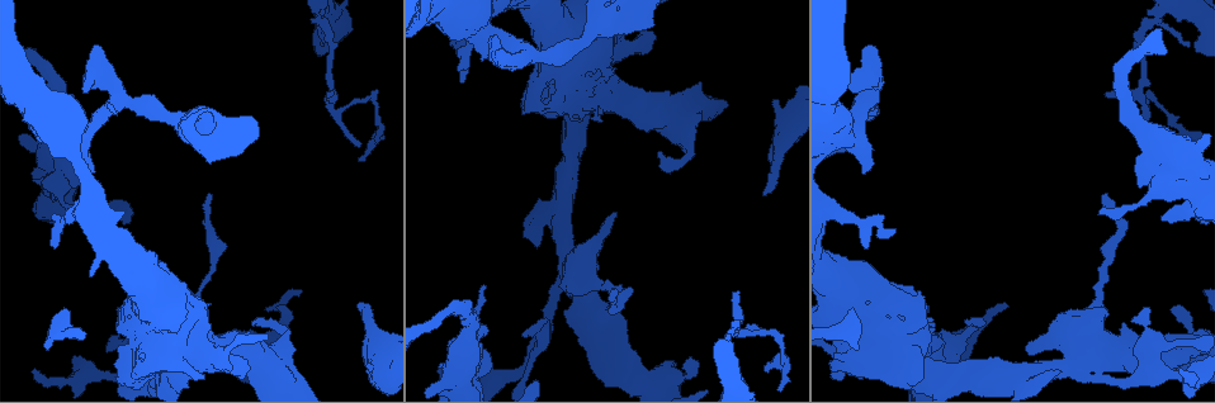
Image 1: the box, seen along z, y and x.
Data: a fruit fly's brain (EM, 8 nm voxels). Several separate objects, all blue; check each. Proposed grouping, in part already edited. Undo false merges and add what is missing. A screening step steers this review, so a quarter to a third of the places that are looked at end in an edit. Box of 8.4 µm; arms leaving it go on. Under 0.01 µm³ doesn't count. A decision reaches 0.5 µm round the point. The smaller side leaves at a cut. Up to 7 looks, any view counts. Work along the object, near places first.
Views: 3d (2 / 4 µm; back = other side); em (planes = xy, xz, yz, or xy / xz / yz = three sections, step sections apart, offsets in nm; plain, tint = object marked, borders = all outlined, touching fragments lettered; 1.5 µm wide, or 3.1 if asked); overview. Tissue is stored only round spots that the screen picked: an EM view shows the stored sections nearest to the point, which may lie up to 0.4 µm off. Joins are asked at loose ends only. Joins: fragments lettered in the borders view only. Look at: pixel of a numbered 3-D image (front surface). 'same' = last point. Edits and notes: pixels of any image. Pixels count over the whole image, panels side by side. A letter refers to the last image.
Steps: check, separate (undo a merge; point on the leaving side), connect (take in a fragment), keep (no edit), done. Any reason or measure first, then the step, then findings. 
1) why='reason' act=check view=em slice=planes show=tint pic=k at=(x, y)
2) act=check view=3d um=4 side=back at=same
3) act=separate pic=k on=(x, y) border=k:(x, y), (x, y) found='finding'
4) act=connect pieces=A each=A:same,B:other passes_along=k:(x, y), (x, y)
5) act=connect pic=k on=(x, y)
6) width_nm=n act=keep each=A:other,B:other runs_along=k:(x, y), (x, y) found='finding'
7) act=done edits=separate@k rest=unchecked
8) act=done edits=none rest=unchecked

act=check view=em slice=xz step=4 show=borders pic=1 at=(1098, 213)

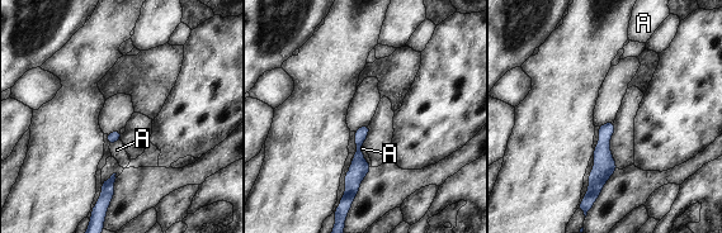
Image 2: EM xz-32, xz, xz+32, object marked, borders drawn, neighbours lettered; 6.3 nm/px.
why='cut it another way' act=check view=em slice=planes show=borders at=same

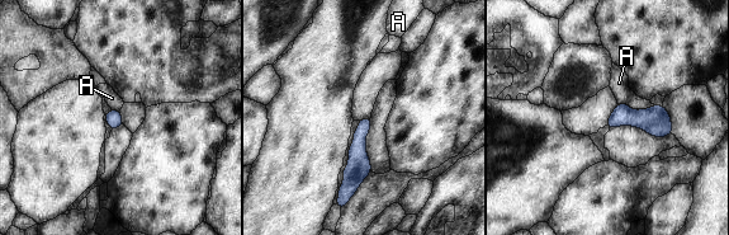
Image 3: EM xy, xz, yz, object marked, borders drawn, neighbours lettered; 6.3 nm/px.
width_nm=80 act=keep each=A:other runs_along=3:(367, 121), (345, 192) found='no lettered fragment goes on from it'

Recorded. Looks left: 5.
act=check view=em slice=planes show=borders pic=1 at=(1144, 376)

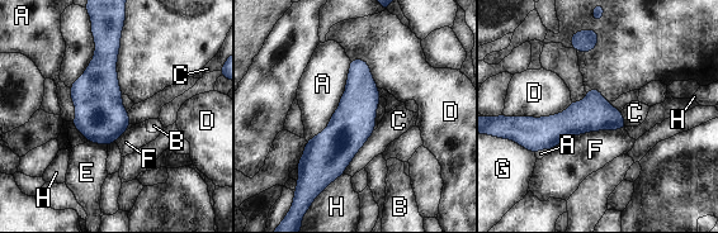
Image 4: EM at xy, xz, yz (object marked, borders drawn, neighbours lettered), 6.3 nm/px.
act=keep each=A:other,B:other,C:other,D:other,E:other,F:other,G:other,H:other runs_along=4:(360, 62), (355, 119), (316, 176) found='one neuron here'

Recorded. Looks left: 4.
why='stops while still wide' act=check view=3d um=2 pic=1 at=(619, 314)

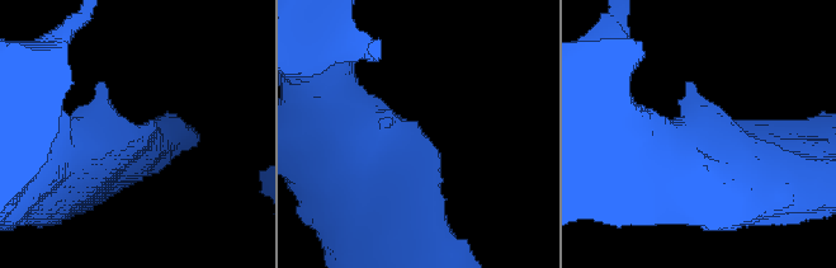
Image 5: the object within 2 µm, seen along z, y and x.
act=check view=em slice=planes show=plain pic=5 at=(421, 133)

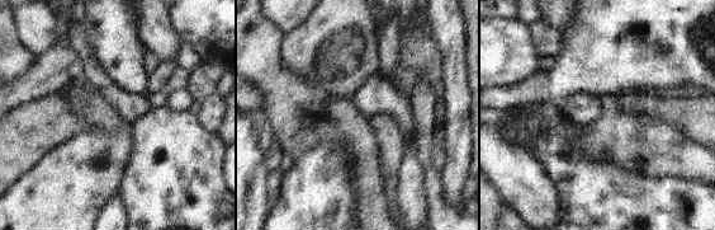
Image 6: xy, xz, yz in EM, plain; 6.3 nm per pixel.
act=check view=em slice=planes show=borders at=same

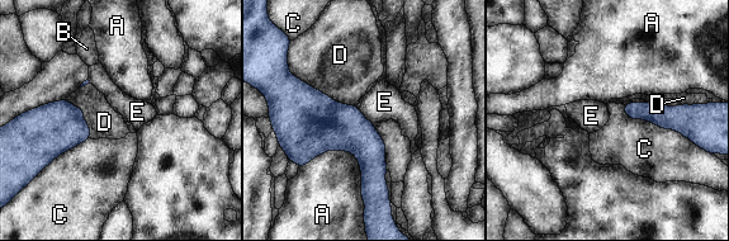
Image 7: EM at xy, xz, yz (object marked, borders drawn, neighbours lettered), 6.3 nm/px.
act=keep each=A:other,B:other,C:other,D:other,E:other runs_along=7:(626, 109), (668, 117), (681, 130) found='no lettered fragment goes on from it'

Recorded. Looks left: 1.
act=done edits=none rest=unchecked

